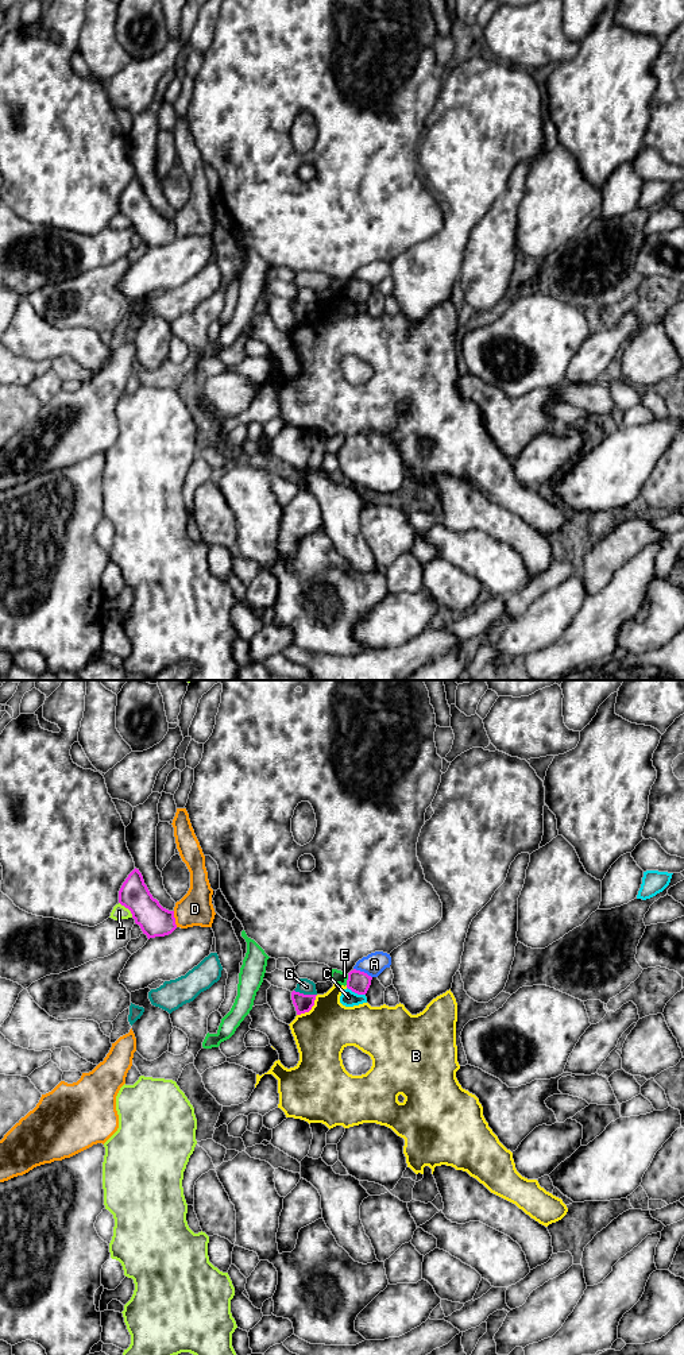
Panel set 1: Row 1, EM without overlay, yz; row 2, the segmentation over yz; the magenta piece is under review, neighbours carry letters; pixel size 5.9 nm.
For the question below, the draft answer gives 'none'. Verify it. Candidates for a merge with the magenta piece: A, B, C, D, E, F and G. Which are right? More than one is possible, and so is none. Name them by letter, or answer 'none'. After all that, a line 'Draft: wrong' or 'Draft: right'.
none
Draft: right

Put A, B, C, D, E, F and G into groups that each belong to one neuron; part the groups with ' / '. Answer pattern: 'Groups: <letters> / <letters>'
Groups: A / B / C / D / E / F / G

